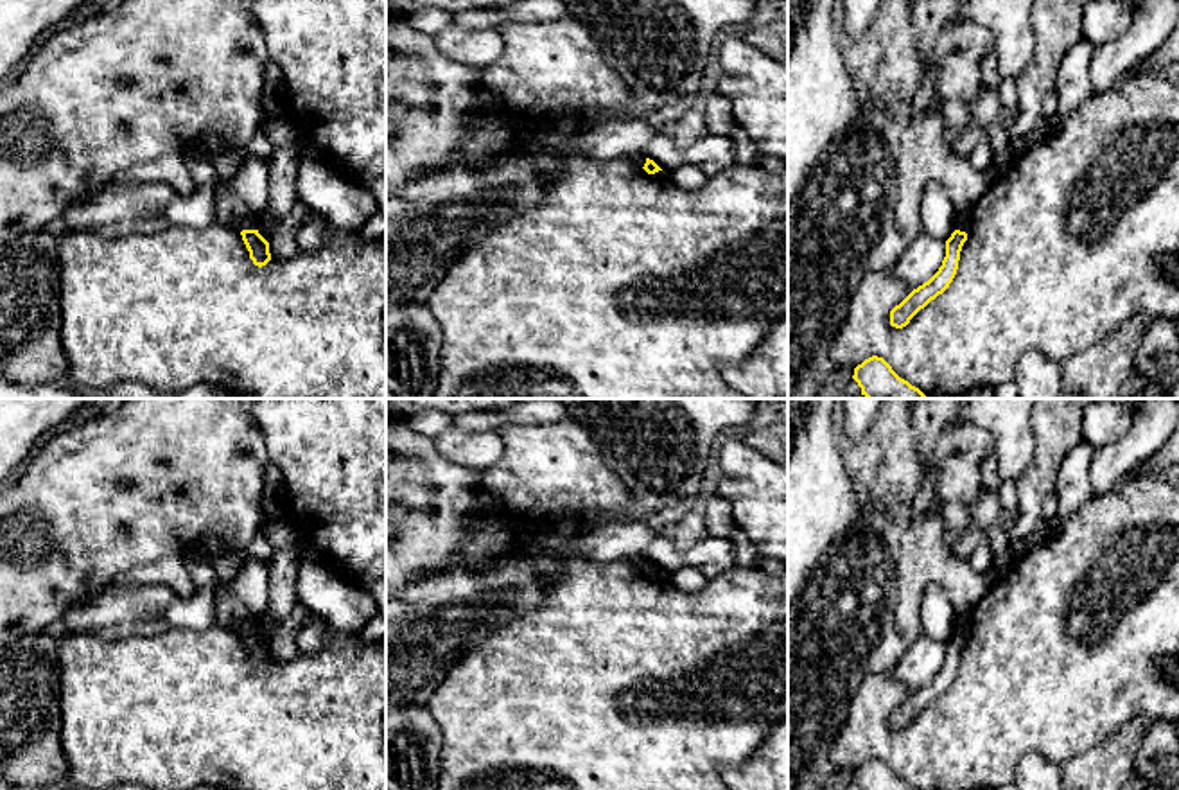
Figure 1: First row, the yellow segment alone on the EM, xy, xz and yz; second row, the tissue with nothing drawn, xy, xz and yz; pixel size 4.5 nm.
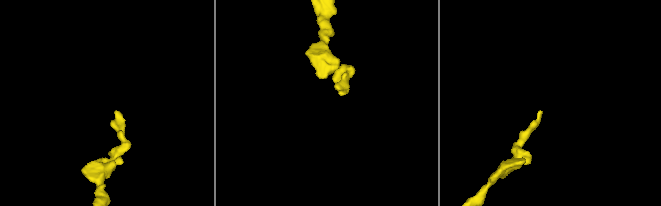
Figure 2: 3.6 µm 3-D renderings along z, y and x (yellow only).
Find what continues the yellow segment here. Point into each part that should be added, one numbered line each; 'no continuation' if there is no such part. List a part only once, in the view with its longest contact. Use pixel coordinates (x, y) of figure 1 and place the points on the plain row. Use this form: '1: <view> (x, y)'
1: xy (230, 613)

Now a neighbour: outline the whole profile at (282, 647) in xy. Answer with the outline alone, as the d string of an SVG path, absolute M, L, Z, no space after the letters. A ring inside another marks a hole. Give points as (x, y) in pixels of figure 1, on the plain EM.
M298 601L285 619L273 619L275 636L267 643L271 659L289 663L300 654L296 646L296 634L312 614L314 612L307 605Z

